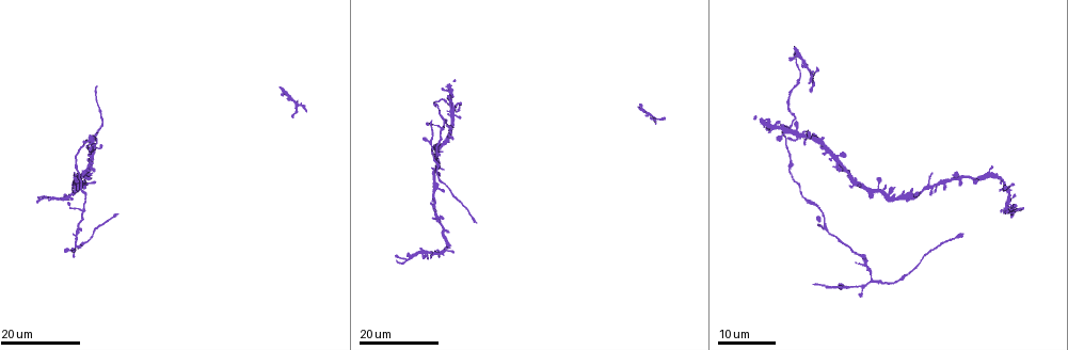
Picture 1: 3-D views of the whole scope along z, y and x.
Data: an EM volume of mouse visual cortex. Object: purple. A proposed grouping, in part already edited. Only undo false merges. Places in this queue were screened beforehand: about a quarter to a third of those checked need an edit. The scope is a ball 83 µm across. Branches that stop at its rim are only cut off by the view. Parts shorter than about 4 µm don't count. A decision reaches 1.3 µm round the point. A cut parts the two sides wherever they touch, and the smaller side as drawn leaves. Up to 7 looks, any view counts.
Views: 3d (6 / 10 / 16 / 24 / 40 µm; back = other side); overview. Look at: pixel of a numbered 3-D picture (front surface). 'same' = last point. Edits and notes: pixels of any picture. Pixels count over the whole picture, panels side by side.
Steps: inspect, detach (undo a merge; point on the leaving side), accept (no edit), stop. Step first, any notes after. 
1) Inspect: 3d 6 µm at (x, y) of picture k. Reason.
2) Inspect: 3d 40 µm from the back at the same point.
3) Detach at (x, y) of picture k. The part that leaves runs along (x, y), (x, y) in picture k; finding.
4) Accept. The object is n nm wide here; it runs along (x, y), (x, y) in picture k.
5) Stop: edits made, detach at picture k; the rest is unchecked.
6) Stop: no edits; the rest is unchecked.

Inspect: 3d 24 µm at (434, 162) of picture 1. Three-way junction.

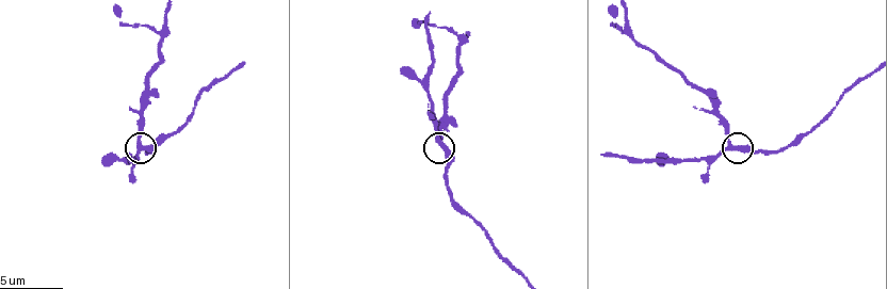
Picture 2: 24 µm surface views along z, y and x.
Inspect: 3d 10 µm at (140, 147) of picture 2. Zoom in.

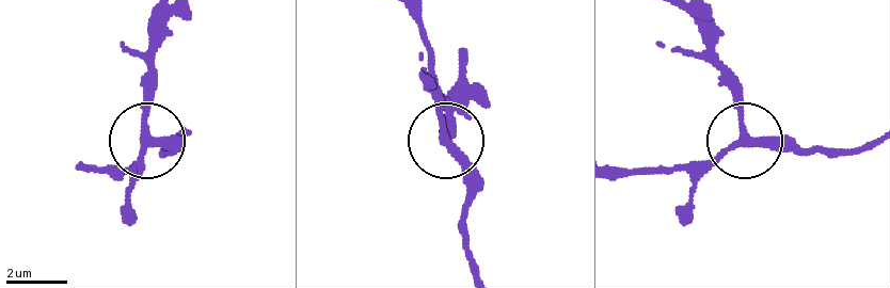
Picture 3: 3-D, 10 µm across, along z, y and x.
Inspect: 3d 6 µm at (148, 142) of picture 3.

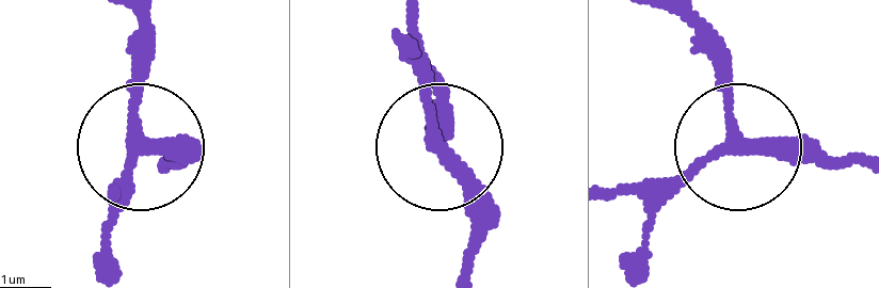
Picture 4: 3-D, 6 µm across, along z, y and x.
Accept. It runs along (144, 22), (131, 73), (140, 154), (118, 222) in picture 4; one neuron here.

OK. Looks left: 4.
Inspect: 3d 10 µm at (158, 32) of picture 2. Three-way junction.

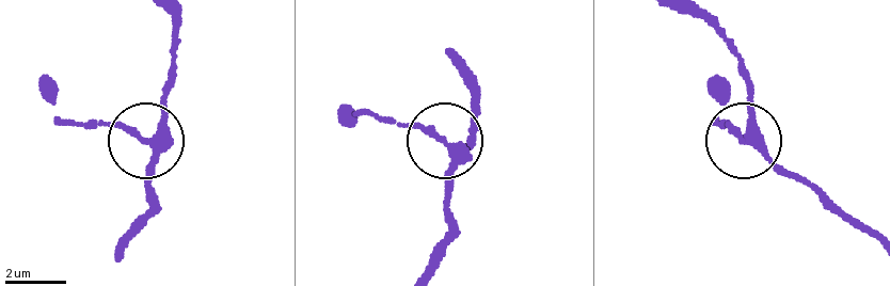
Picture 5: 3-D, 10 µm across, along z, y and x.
Accept. 3 arms meet here; it runs along (175, 15), (159, 129), (144, 138), (70, 122) in picture 5; continuous, no second neuron.

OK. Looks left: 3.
Inspect: 3d 24 µm at (445, 121) of picture 1. Calibre changes.

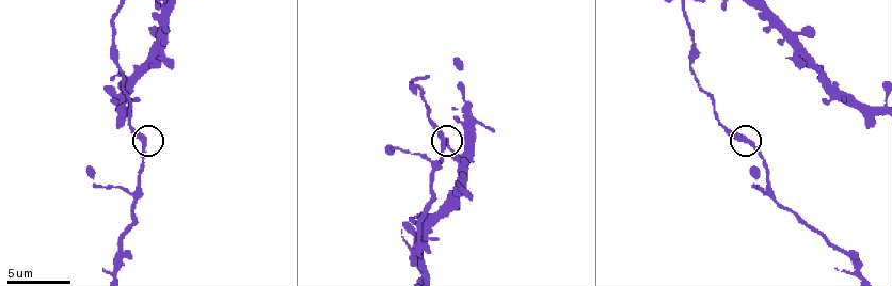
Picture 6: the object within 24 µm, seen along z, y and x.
Inspect: 3d 10 µm at (444, 142) of picture 6.

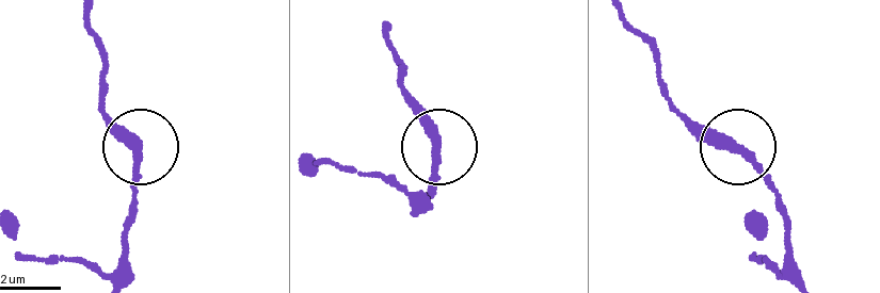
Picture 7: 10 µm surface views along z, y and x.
Accept. It runs along (381, 22), (404, 65), (406, 96), (442, 151), (434, 193) in picture 7; all the same neuron.

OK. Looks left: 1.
Stop: no edits; the rest is unchecked.

